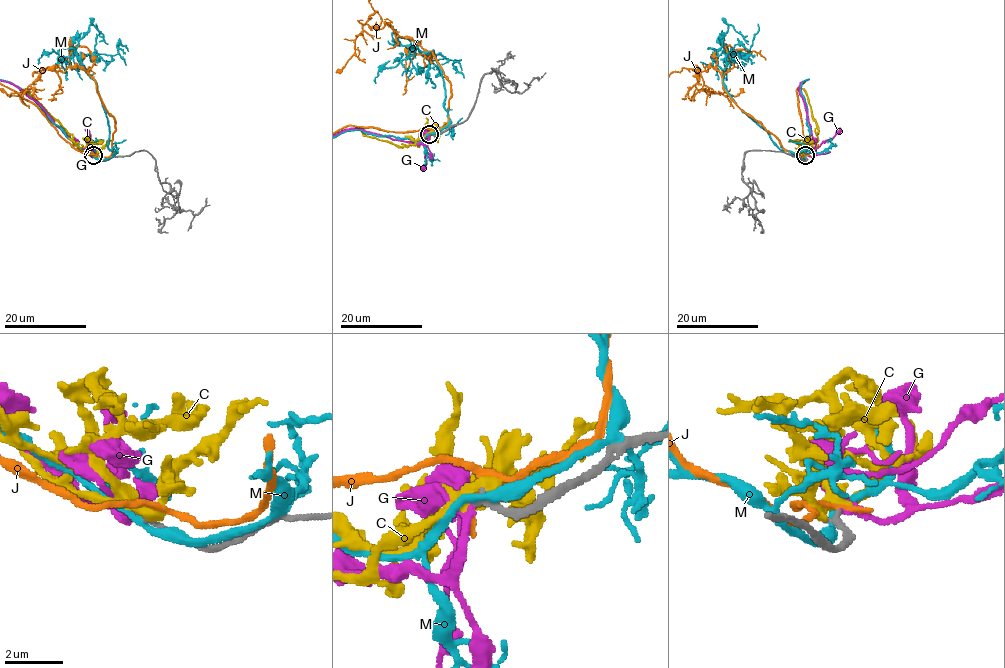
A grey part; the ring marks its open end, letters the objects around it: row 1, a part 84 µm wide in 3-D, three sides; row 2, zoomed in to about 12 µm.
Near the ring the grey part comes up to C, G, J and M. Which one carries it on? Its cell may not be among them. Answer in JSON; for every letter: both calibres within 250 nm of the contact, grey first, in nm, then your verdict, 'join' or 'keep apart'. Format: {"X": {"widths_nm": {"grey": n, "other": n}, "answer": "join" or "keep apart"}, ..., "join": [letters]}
{"C": {"widths_nm": {"grey": 240, "other": 320}, "answer": "keep apart"}, "G": {"widths_nm": {"grey": 220, "other": 180}, "answer": "join"}, "J": {"widths_nm": {"grey": 220, "other": 190}, "answer": "keep apart"}, "M": {"widths_nm": {"grey": 240, "other": 280}, "answer": "keep apart"}, "join": ["G"]}

